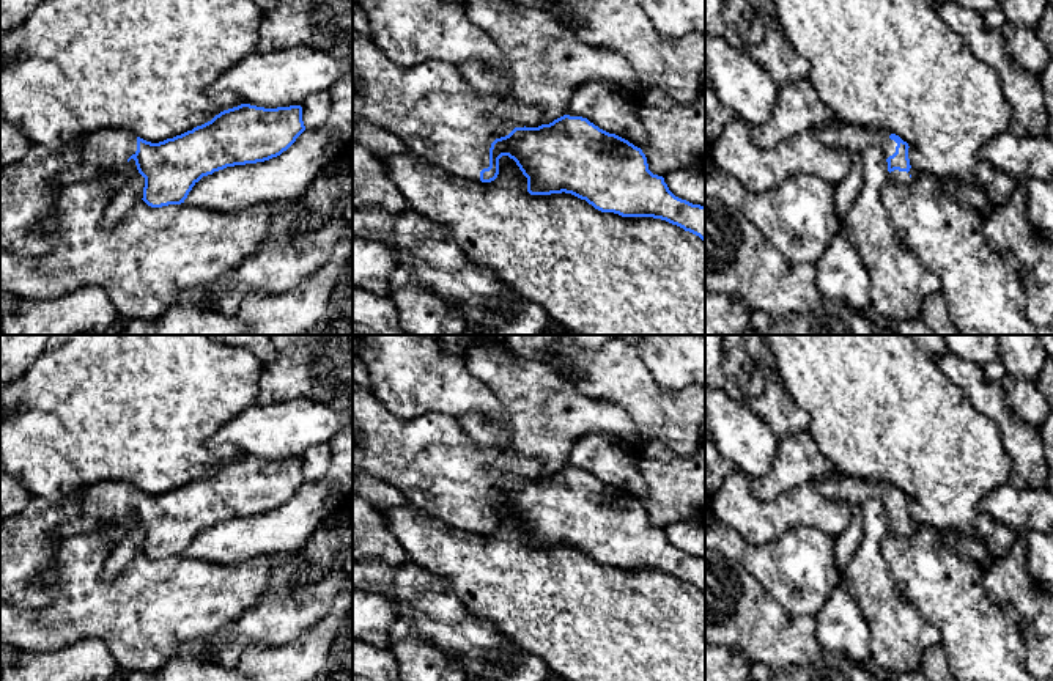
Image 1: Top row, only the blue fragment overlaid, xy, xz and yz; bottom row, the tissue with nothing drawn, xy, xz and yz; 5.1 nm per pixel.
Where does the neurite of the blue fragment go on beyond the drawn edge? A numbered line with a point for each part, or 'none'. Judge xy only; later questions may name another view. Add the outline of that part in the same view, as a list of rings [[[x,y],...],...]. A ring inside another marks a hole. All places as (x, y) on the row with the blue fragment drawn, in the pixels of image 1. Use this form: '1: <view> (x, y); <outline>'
1: xy (101, 154); [[[104,129],[80,138],[74,146],[79,162],[54,178],[58,186],[110,179],[137,151],[137,135],[129,131]]]

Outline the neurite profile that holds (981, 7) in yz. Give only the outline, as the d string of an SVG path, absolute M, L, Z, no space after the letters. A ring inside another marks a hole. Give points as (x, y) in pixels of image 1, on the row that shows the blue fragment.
M954 0L954 2L981 14L988 13L990 9L998 6L998 0Z

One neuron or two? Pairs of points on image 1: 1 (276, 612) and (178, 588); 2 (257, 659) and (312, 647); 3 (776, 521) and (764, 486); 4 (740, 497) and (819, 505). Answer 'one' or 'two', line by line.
1: two
2: one
3: two
4: one

